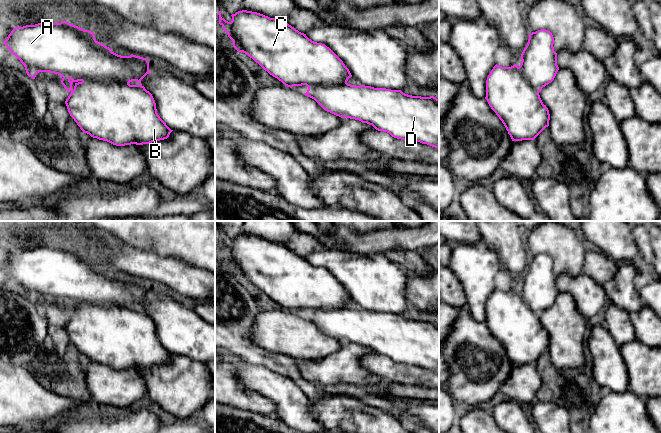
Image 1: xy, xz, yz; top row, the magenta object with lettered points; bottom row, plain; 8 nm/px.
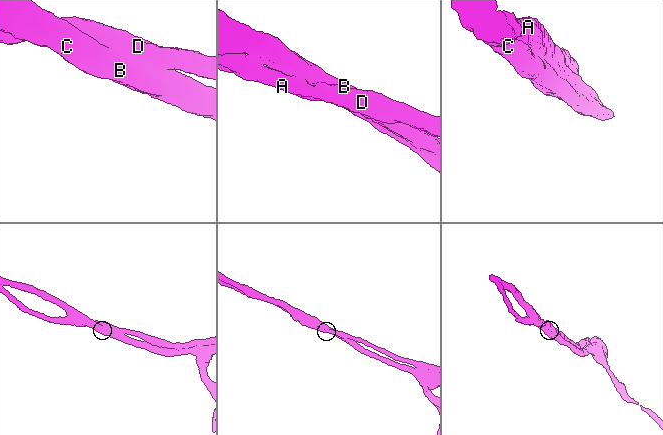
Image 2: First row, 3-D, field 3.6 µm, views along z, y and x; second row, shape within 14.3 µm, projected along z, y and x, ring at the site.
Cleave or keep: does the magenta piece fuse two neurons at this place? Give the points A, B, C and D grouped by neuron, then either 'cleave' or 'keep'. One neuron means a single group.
A D / B C; cleave

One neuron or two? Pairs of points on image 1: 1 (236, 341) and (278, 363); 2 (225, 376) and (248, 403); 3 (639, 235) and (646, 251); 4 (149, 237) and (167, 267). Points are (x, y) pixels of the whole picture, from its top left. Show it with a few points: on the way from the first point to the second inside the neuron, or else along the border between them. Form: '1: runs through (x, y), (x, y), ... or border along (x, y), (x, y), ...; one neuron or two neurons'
1: runs through (246, 350), (268, 359); one neuron
2: runs through (228, 383), (241, 396); one neuron
3: runs through (642, 239), (644, 247); one neuron
4: border along (136, 247), (152, 248), (181, 260); two neurons

